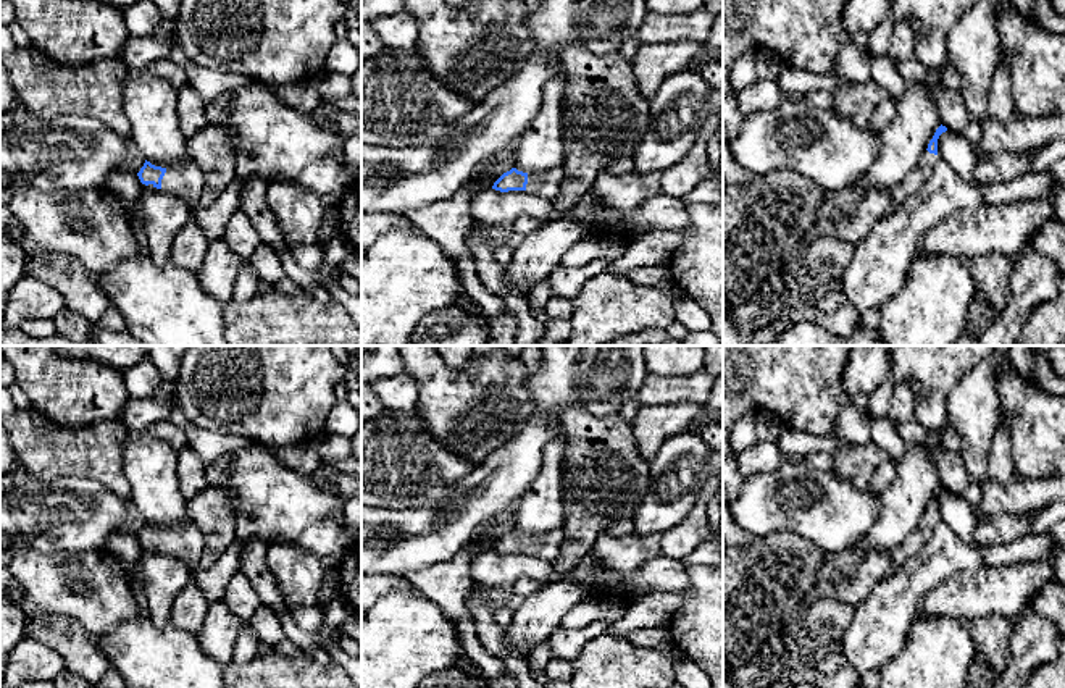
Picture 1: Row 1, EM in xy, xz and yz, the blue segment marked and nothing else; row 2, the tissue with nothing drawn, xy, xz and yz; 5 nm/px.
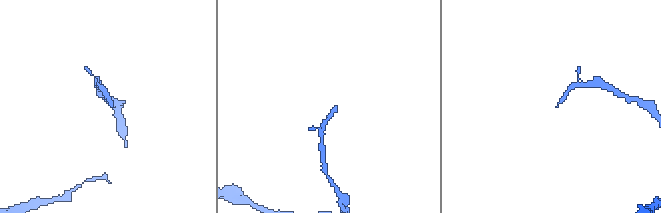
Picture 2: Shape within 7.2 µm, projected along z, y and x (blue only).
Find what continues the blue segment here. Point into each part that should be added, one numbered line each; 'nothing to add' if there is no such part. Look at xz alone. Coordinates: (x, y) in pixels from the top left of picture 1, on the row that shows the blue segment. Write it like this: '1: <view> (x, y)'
1: xz (546, 184)

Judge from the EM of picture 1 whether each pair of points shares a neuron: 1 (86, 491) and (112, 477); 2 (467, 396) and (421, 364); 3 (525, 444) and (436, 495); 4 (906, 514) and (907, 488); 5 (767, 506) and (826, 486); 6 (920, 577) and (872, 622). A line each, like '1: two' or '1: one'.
1: two
2: one
3: two
4: one
5: one
6: one

